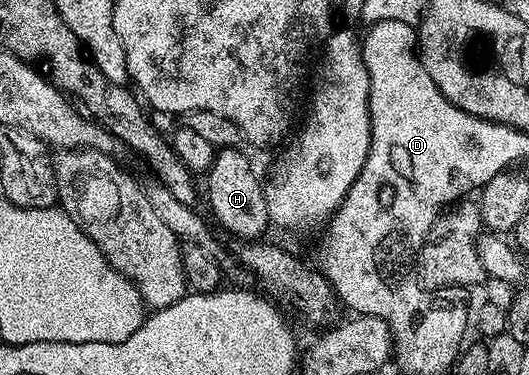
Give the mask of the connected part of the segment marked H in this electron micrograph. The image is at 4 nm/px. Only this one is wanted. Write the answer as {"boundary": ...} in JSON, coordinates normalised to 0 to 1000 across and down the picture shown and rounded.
{"boundary":[[[412,400],[405,416],[405,435],[397,456],[386,467],[389,485],[389,528],[397,536],[397,560],[405,568],[405,581],[435,624],[444,624],[450,640],[488,640],[497,632],[503,603],[512,600],[507,544],[503,541],[503,509],[497,483],[480,472],[480,453],[473,445],[473,432],[452,411],[446,400]]]}

